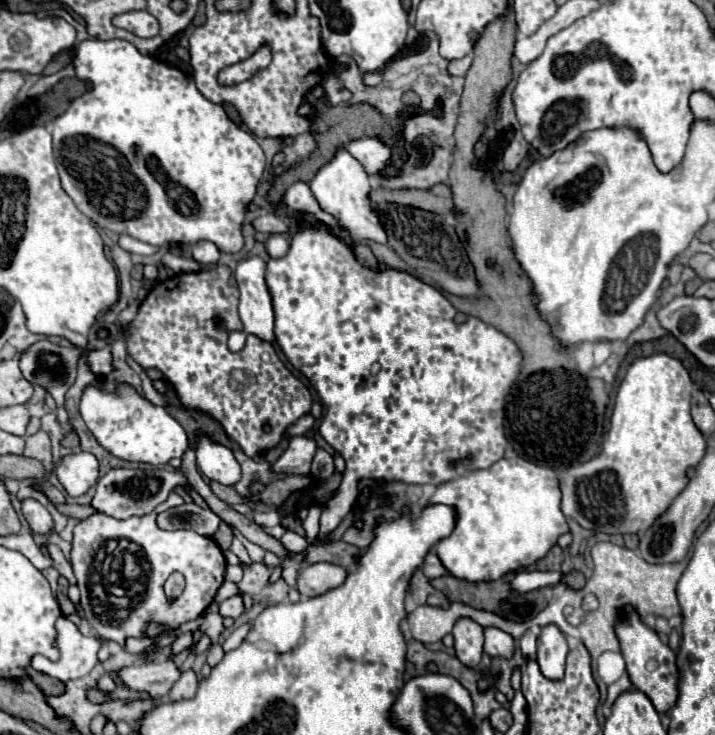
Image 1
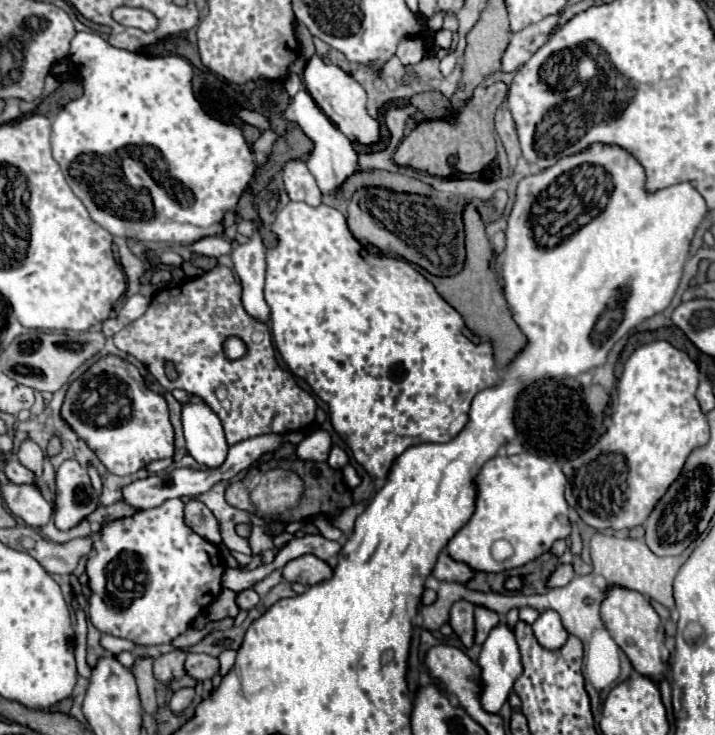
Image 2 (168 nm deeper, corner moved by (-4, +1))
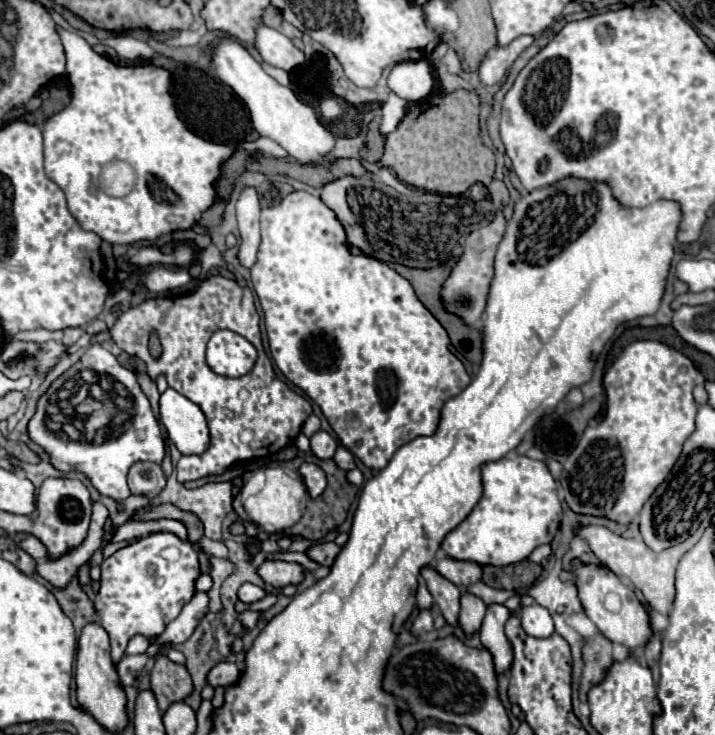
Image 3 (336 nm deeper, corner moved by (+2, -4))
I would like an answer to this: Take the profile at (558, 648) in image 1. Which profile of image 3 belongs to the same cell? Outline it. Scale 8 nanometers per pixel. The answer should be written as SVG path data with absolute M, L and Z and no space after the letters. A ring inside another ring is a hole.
M538 604L522 608L520 620L522 620L522 628L528 636L548 638L554 634L554 622L552 622L550 612Z

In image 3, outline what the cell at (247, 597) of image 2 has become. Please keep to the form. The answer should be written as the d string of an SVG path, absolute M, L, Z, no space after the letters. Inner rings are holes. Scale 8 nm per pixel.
M244 584L244 586L240 588L240 600L246 602L246 604L252 604L252 602L264 598L264 596L266 596L266 592L264 592L262 588L254 586L254 584Z

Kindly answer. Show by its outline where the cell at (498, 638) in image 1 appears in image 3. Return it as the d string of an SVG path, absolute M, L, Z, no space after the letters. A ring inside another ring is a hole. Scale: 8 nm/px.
M464 592L462 600L460 600L460 606L462 606L462 610L460 610L460 628L464 630L464 634L468 638L472 638L482 626L482 620L486 616L486 604L480 598Z

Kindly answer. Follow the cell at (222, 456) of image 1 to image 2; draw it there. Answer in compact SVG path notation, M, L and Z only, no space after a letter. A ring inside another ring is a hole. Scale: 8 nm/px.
M196 395L182 403L182 429L188 453L206 467L220 467L228 453L228 443L218 415Z

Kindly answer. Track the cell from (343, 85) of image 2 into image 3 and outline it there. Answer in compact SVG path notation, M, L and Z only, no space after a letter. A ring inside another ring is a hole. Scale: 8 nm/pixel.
M264 24L256 32L256 48L266 64L282 68L288 74L306 66L304 52L298 50L290 38Z

